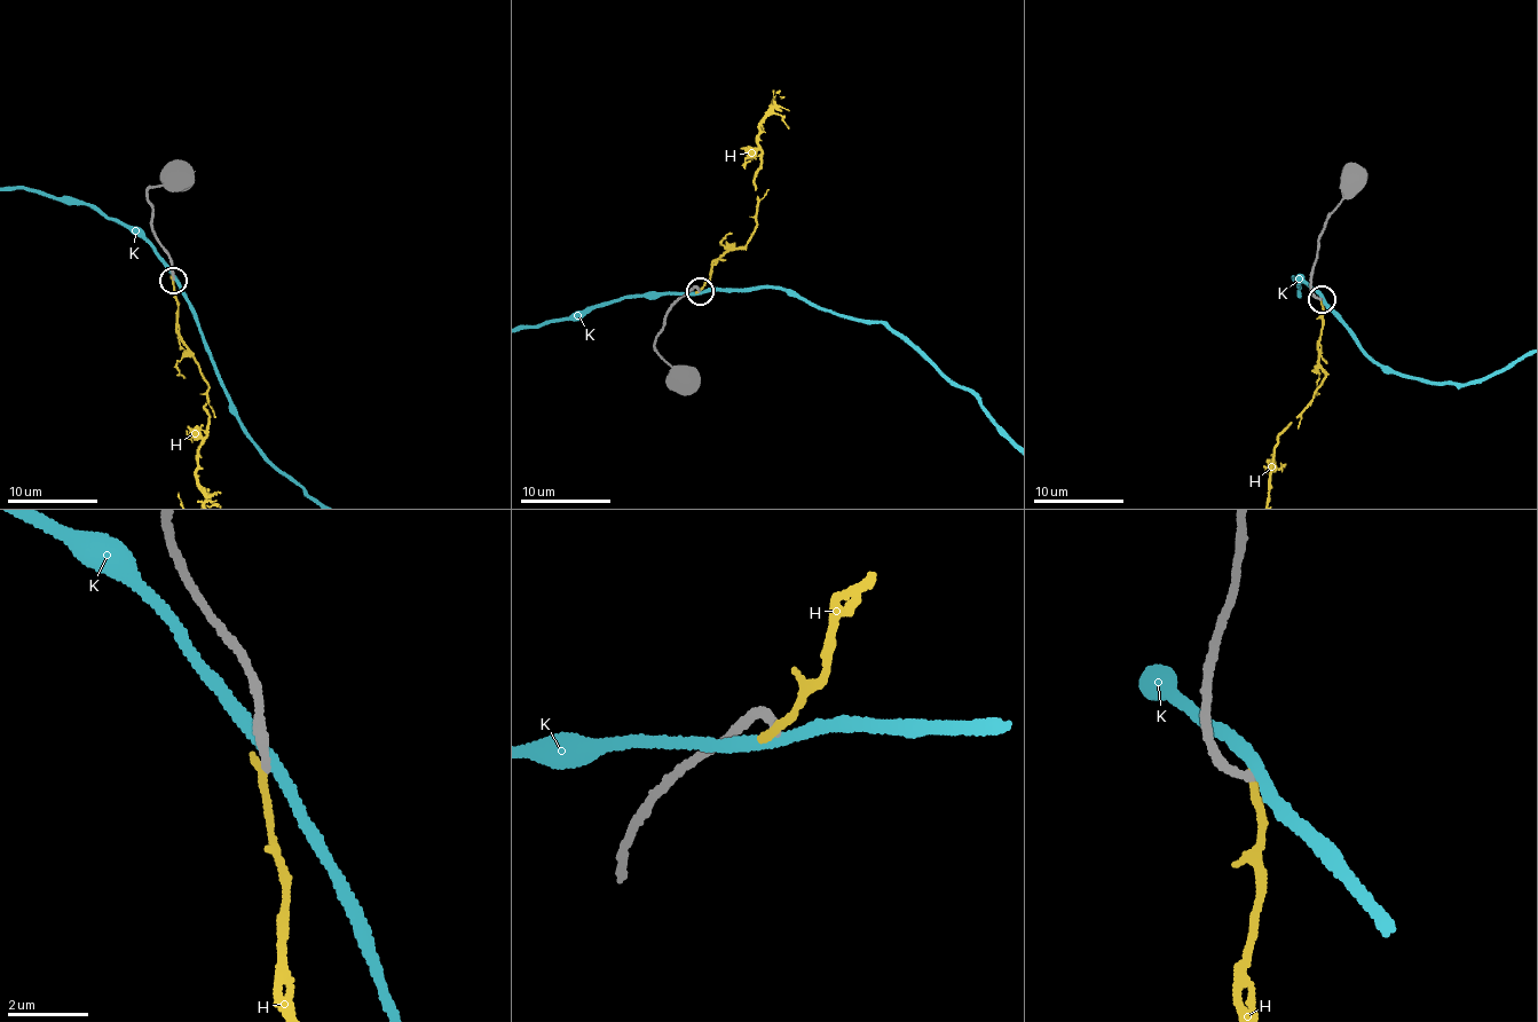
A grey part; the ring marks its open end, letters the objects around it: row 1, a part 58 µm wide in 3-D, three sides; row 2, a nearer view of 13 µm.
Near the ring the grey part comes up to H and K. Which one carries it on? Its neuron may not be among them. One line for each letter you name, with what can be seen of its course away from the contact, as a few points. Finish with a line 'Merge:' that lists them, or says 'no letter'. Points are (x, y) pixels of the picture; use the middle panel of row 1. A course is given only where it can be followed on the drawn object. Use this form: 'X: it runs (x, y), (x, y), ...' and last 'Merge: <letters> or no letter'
Merge: no letter

